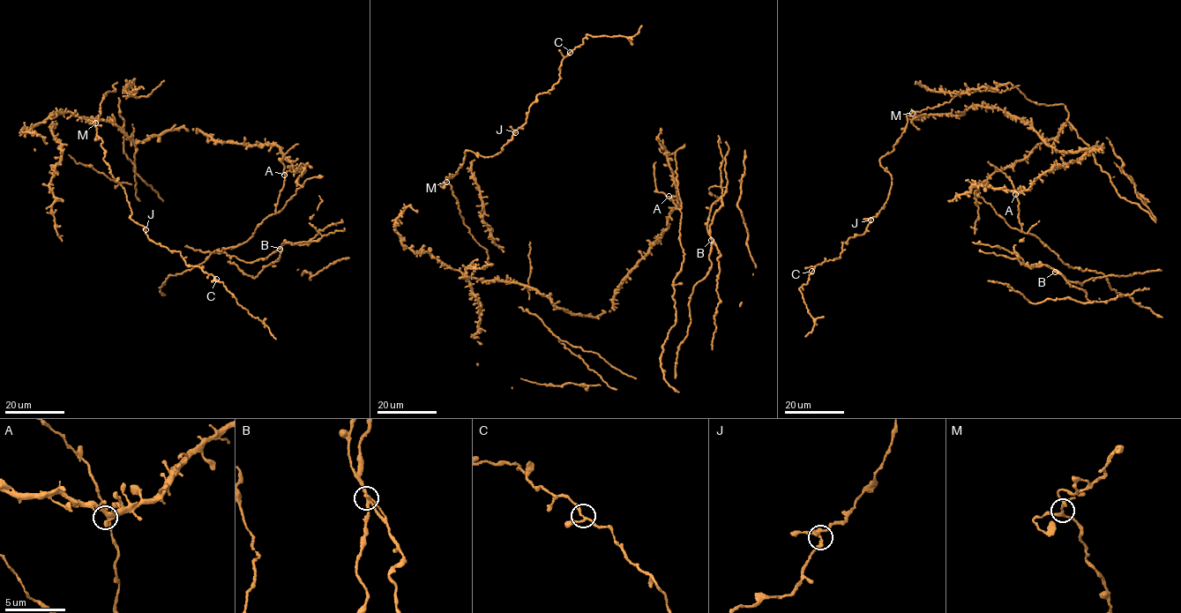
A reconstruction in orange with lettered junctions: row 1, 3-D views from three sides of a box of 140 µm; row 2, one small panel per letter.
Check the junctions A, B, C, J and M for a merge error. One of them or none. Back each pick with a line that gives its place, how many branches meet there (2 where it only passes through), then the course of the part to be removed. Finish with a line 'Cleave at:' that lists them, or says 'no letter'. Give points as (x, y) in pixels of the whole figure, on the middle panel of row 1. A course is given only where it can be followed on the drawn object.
Cleave at: no letter

